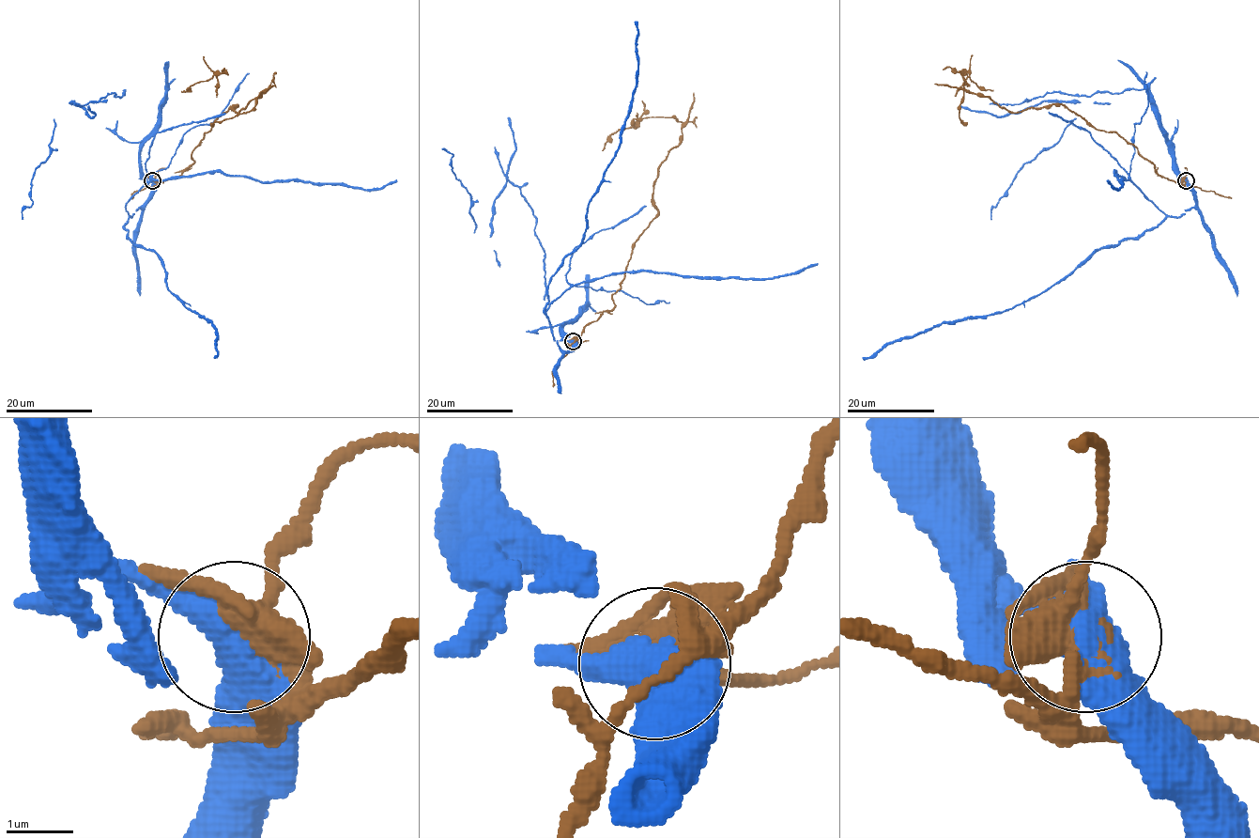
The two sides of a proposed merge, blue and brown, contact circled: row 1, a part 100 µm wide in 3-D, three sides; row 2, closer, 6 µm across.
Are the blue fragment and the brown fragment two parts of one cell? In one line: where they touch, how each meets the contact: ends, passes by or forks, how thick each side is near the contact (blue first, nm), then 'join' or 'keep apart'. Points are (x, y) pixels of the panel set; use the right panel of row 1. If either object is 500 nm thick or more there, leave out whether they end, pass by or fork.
(1186, 180) | 600/320 nm | keep apart

